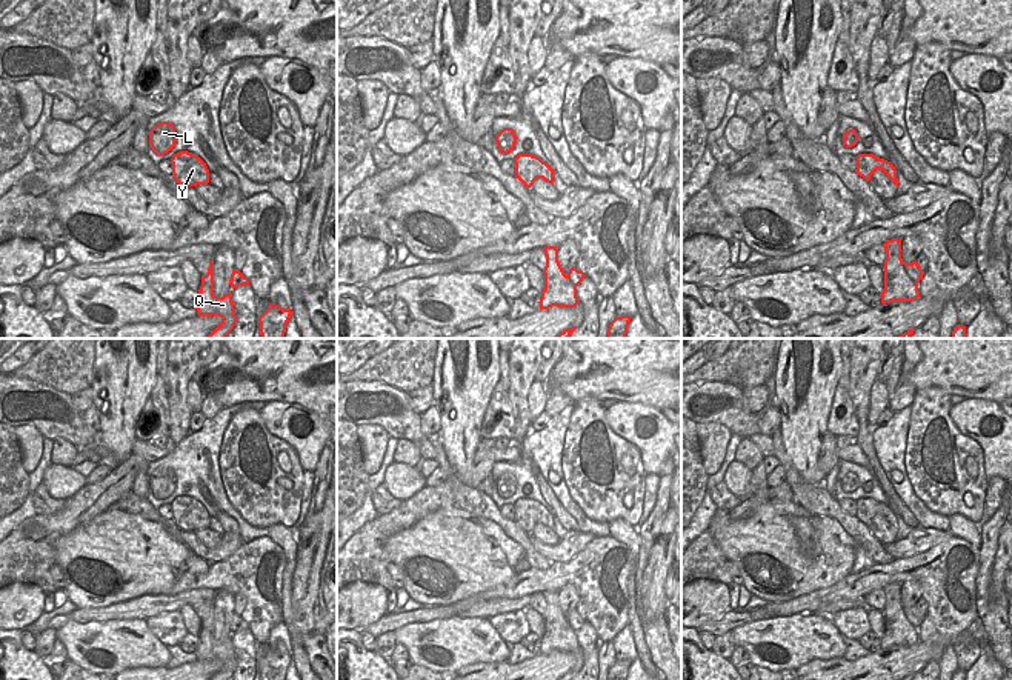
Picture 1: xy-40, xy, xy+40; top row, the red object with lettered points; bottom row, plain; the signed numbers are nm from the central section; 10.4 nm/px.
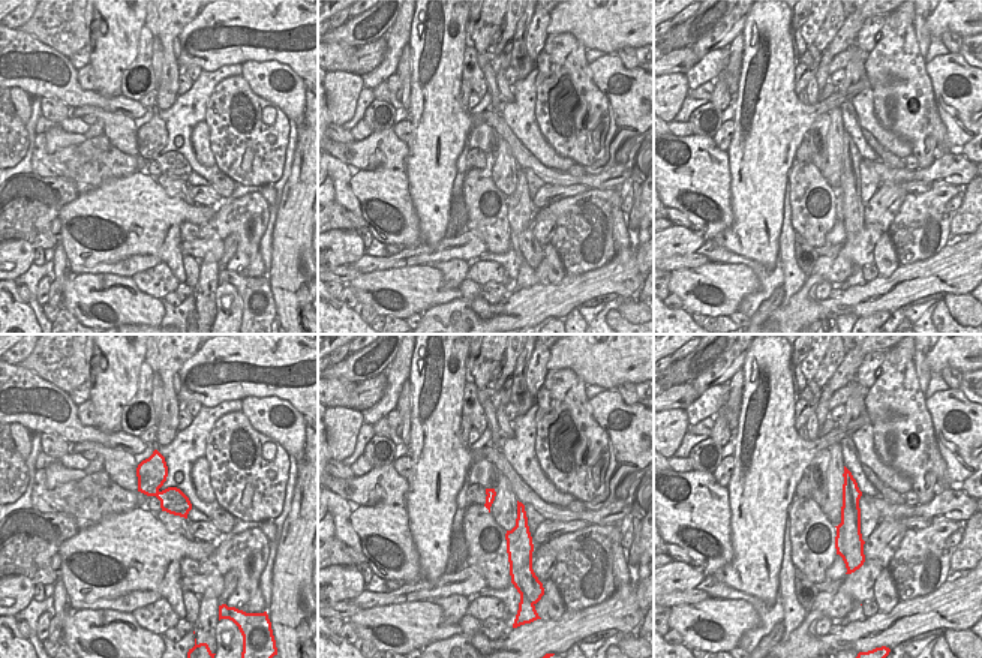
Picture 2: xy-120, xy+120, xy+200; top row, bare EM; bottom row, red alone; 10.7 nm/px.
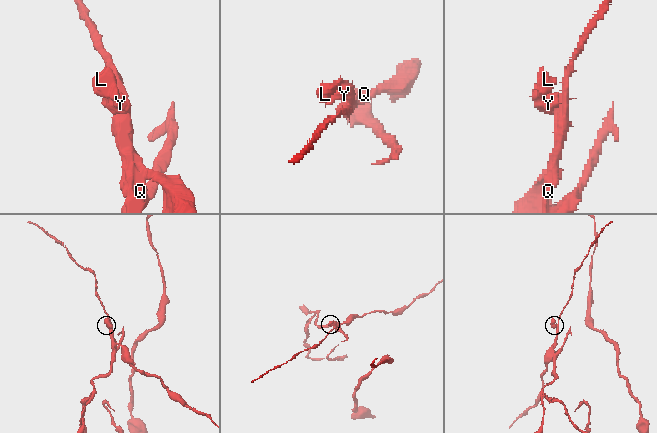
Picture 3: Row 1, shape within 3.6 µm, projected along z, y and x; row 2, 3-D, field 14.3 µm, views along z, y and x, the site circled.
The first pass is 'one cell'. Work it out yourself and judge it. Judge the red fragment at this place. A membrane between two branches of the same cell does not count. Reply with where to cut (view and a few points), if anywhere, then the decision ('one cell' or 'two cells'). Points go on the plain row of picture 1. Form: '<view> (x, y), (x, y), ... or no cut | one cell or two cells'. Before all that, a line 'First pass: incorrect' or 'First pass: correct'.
First pass: incorrect
xy+40 (885, 606), (894, 602), (917, 628) | two cells

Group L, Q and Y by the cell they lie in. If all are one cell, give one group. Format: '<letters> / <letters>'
L Y / Q

